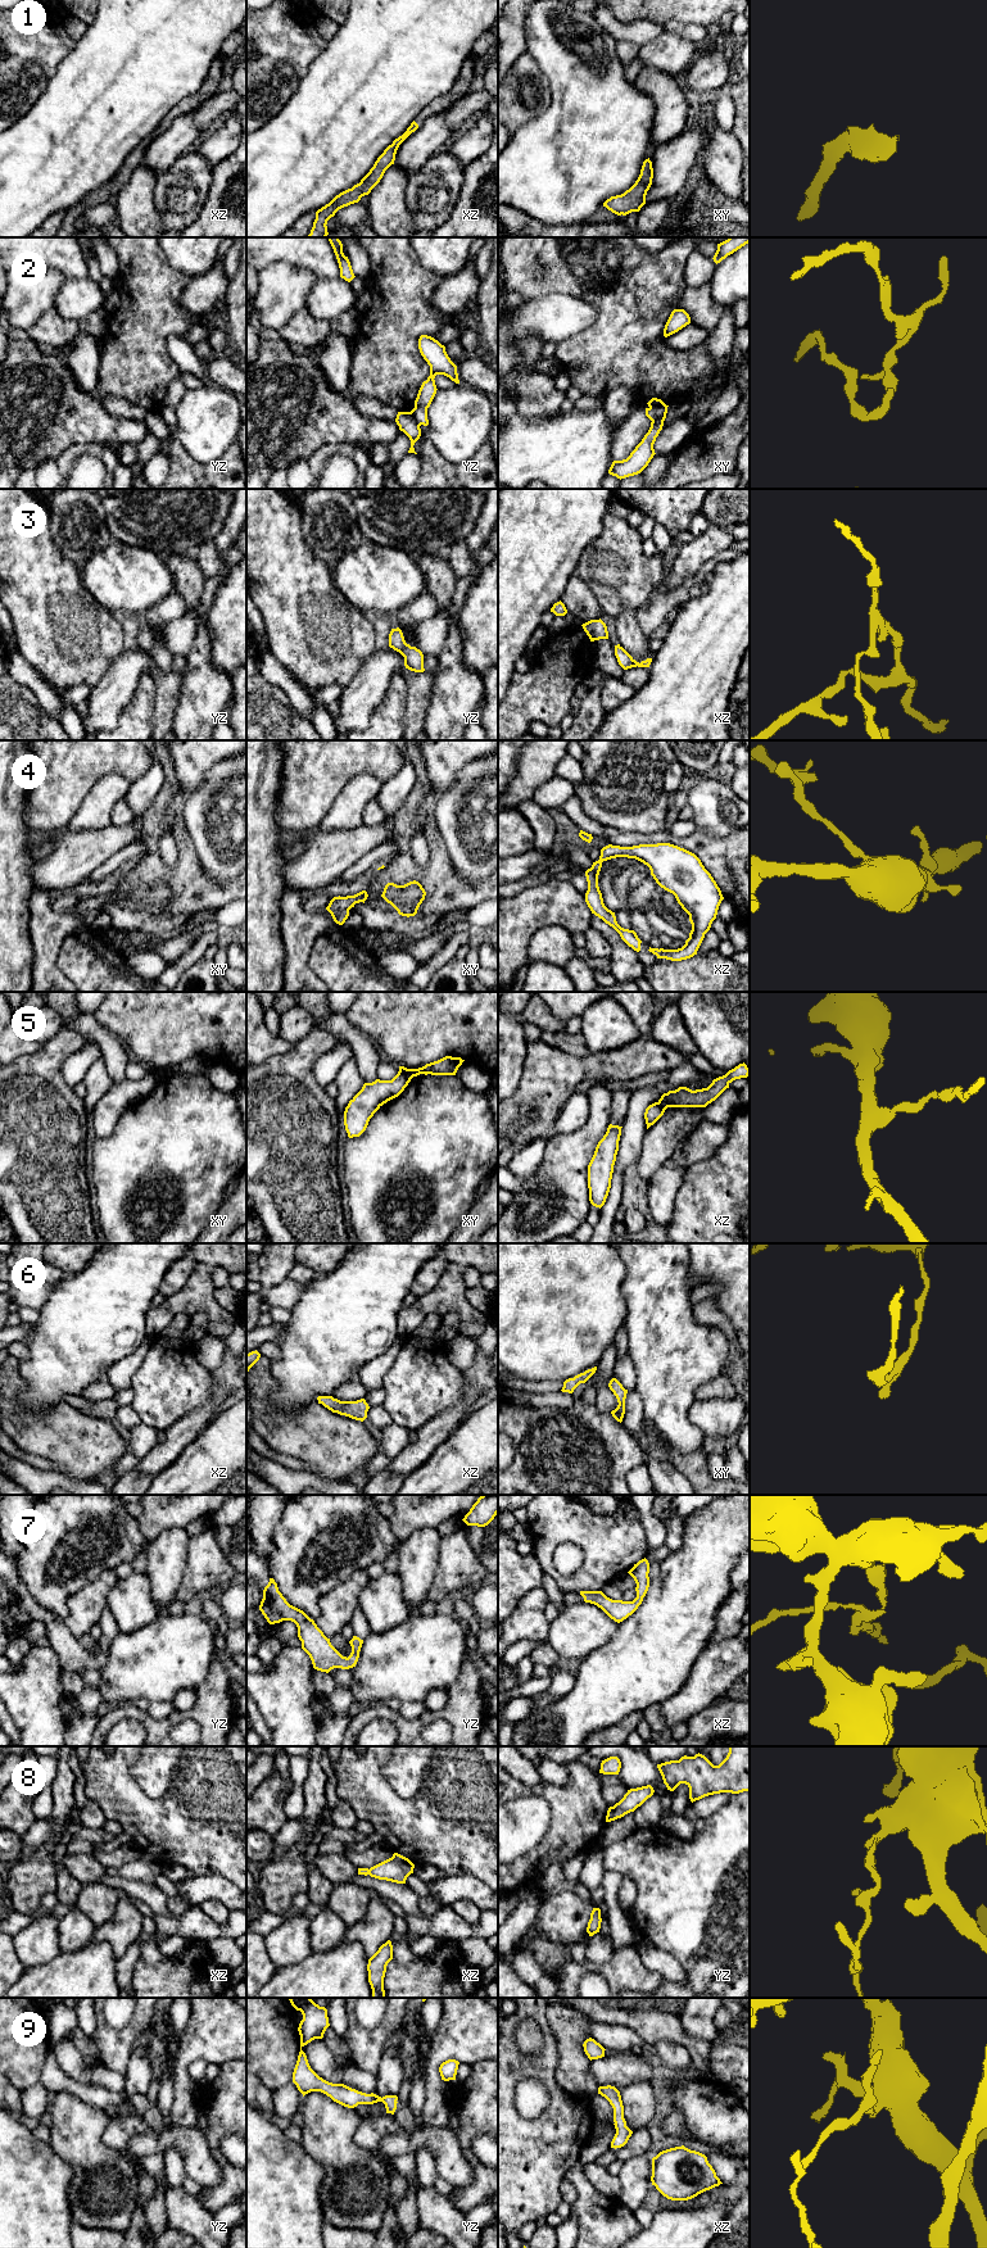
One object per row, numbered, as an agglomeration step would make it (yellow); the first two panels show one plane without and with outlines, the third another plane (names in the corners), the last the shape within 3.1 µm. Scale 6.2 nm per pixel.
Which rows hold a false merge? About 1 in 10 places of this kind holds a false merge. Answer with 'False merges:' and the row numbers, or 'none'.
False merges: 2, 5

